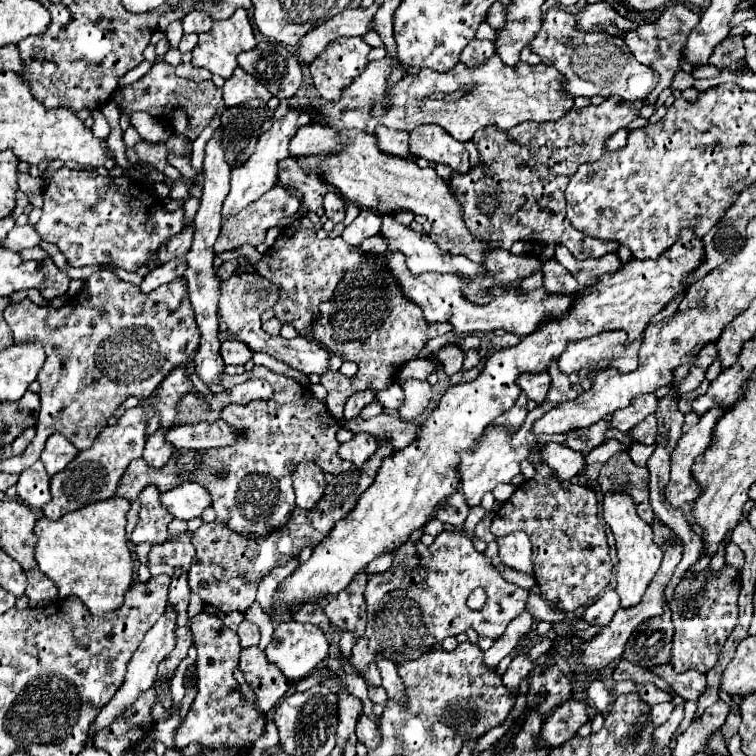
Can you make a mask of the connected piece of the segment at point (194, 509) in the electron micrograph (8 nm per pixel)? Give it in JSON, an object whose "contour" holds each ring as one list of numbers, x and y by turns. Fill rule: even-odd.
{"contour":[[183,482,177,488,163,492,161,502,175,518,191,520,201,516,201,512,211,506,211,494,197,482]]}

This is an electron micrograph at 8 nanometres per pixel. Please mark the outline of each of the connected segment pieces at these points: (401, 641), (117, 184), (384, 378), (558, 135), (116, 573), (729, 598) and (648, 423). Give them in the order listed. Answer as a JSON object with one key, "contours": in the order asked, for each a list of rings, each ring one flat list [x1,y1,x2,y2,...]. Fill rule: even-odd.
{"contours":[[[441,532,429,546,429,552,431,562,427,566,393,566,385,572,373,574,367,582,367,628,353,646,351,660,375,686,381,684,381,674,375,664,377,658,387,658,395,664,417,660,421,654,433,650,435,644,443,642,443,638,459,636,467,628,477,630,479,636,497,640,509,622,525,610,529,592,503,580,463,532],[477,586,487,590,487,604,483,610,471,610,465,604,471,590]],[[63,166,49,180,43,192,43,200,45,200,43,216,35,224,35,230,41,234,45,242,55,244,67,258,69,266,75,266,75,268,109,264,109,266,135,272,141,264,147,262,151,250,155,252,165,240,169,240,173,234,181,232,183,228,181,208,175,212,165,212,163,200,155,192,149,192,139,182,129,182,125,176,119,176,119,178,99,176,97,170,75,170,75,168]],[[369,260,365,266,361,266,361,270,347,274,345,282,337,286,337,294,333,296,333,300,325,302,319,310,321,310,321,318,317,320,313,328,317,342,321,342,329,352,341,354,345,360,353,360,359,364,359,372,353,378,347,378,343,374,323,374,321,376,321,384,327,388,327,408,333,416,337,416,337,420,343,418,343,404,353,392,367,390,367,388,373,392,387,390,393,384,393,374,397,374,399,368,407,360,415,358,427,344,429,326,423,320,421,310,417,308,417,304,403,298,401,288,393,280,393,276,387,270,381,270,381,266,377,266,377,260]],[[609,96,599,106,589,104,585,108,573,108,569,110,569,114,555,122,521,122,511,130,501,130,497,126,485,126,477,130,473,142,479,150,481,164,477,168,471,168,467,174,453,174,453,178,449,180,455,198,465,210,465,224,469,226,469,230,473,230,477,238,493,238,493,242,501,242,501,248,505,250,509,250,517,240,533,240,541,244,563,244,575,258,581,260,601,258,609,252,617,252,617,242,605,242,585,236,581,230,571,226,565,214,565,186,569,184,569,178,573,178,581,162,593,162,605,154,607,138,639,118,639,110,645,104,651,102,625,102,617,96]],[[115,496,109,502,93,502,93,506,65,514,59,520,39,518,35,524,39,570,57,584,59,598,79,596,97,618,117,610,133,582,133,558,125,538,127,512,129,502]],[[725,566,719,574,707,568,691,582,681,580,675,588,675,596,669,602,675,626,671,650,671,666,675,672,697,670,707,674,715,666,725,640,737,626,737,596,741,590,741,586,735,584,737,576,739,570,733,570,733,566]],[[649,414,649,418,645,418,641,424,637,424,631,430,631,434,641,444,655,444,655,436,657,436,657,420,655,420,655,414]]]}

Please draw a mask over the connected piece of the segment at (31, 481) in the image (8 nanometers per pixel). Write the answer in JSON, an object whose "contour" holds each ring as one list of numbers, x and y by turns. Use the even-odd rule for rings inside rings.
{"contour":[[37,460,33,466,21,472,19,482,17,482,17,496,25,506,37,512,51,500,49,476,41,460]]}

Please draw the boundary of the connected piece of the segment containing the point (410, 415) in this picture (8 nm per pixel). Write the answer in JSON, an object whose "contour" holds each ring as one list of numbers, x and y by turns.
{"contour":[[409,378,405,384,403,384,403,390,405,390,405,402,403,406,399,408,401,412,401,418,403,420,415,420,423,414,423,410,427,408,429,400,431,400,431,392,433,392,433,386,425,380,415,380,415,378]]}

